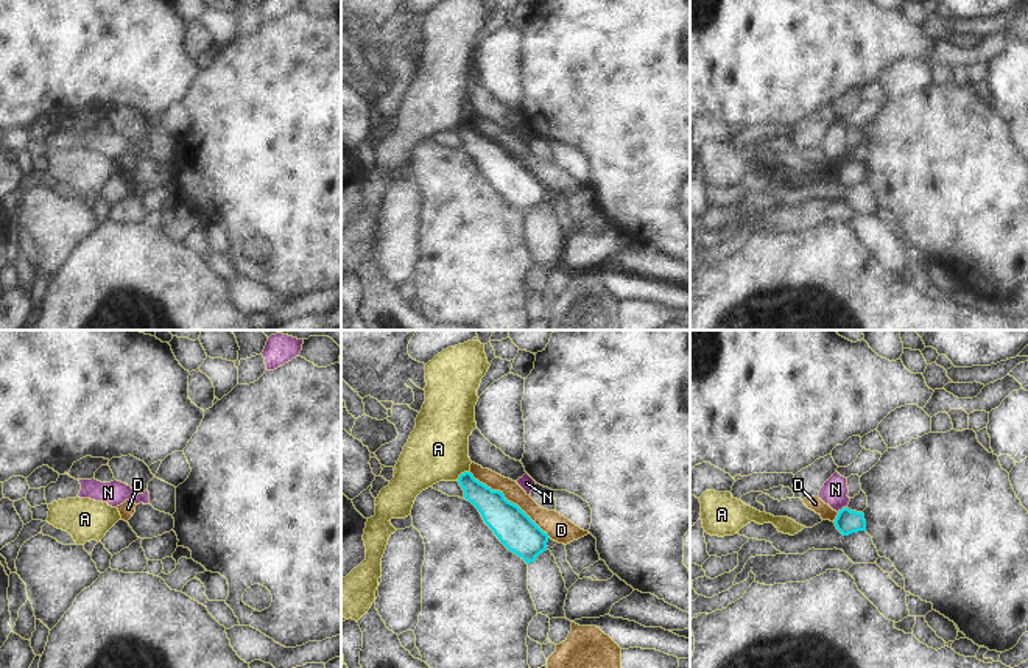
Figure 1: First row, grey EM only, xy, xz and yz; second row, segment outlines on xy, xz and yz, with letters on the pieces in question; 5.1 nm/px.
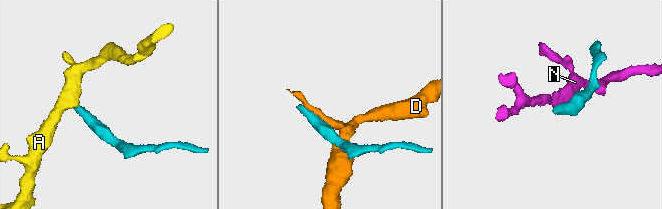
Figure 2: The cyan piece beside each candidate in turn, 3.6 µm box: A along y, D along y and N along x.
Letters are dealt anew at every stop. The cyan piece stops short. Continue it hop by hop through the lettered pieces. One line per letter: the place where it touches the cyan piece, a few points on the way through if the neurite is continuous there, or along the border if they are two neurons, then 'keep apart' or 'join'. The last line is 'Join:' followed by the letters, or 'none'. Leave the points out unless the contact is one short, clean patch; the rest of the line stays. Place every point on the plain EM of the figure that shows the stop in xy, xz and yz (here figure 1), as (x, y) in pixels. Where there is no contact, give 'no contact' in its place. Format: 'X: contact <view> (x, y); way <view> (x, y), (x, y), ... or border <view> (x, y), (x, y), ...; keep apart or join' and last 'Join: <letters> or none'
A: contact xz (461, 125); border xz (468, 122), (457, 131); keep apart
D: contact xz (510, 153); keep apart
N: contact yz (843, 159); keep apart
Join: none

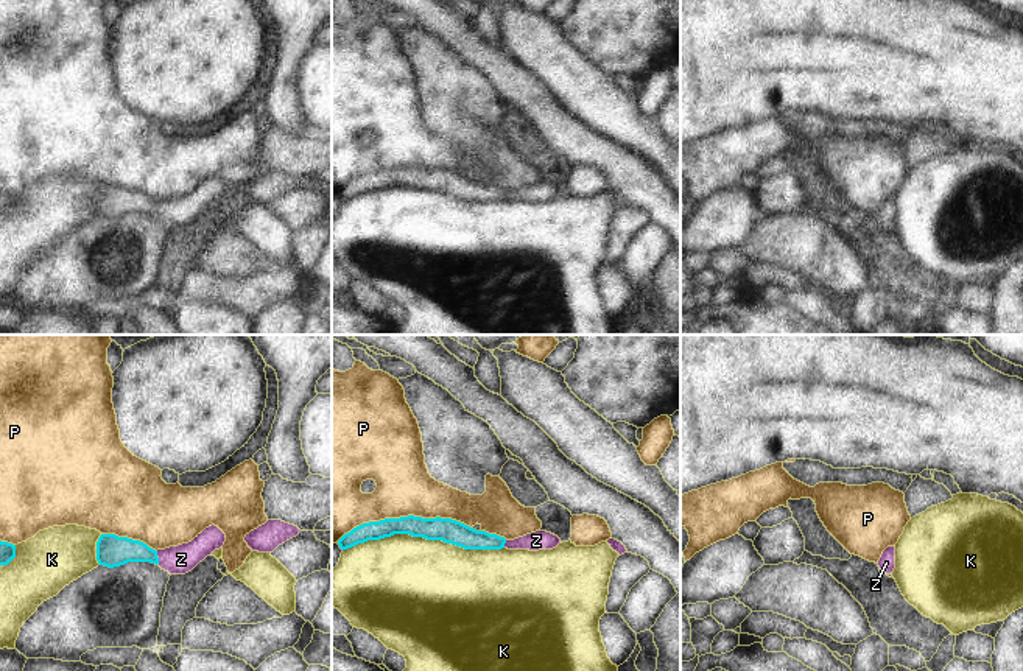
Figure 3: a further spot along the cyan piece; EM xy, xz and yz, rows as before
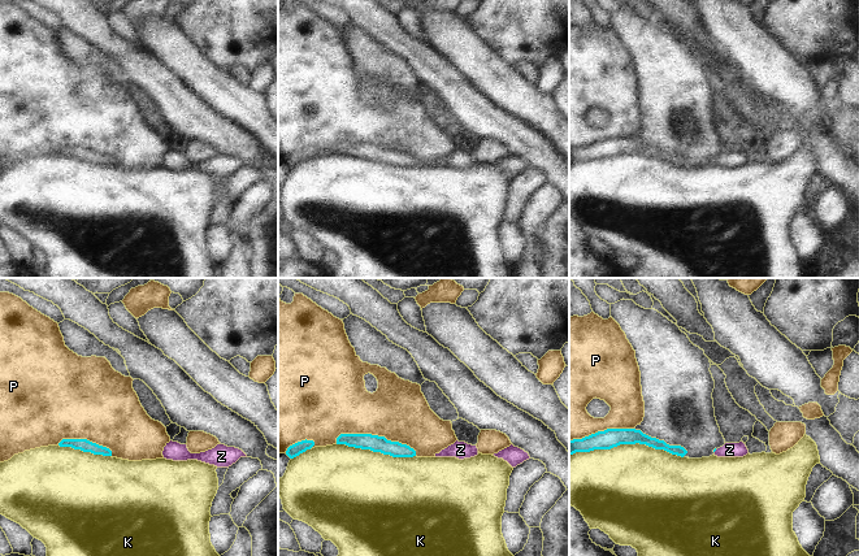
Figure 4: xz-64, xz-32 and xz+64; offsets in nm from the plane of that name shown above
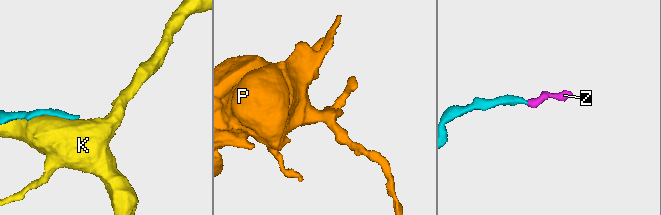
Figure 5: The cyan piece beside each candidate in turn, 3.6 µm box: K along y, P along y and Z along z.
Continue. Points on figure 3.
K: contact xz (422, 187); keep apart
P: contact xz (404, 168); keep apart
Z: contact xy (158, 209); way xy (112, 203), (140, 203), (158, 209), (181, 210); join
Join: Z

